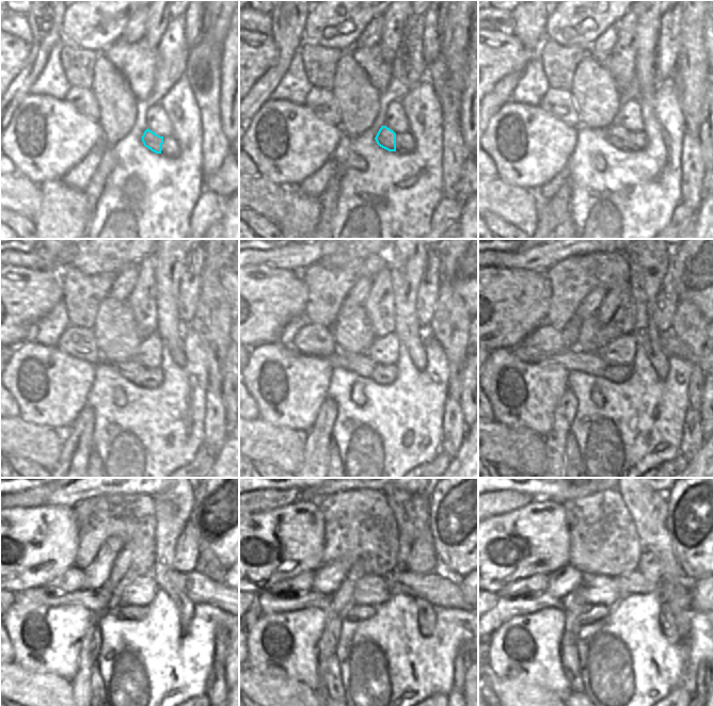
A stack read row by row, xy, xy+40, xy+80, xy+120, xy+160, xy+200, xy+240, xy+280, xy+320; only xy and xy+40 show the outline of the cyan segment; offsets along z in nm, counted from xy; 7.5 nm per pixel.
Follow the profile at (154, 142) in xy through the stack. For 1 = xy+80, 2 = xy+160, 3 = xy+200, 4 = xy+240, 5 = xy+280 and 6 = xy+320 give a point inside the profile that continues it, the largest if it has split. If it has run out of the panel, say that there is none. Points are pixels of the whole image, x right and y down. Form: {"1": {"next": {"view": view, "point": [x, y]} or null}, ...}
{"1": {"next": {"view": "xy+80", "point": [618, 135]}}, "2": {"next": {"view": "xy+160", "point": [360, 364]}}, "3": {"next": {"view": "xy+200", "point": [592, 363]}}, "4": {"next": {"view": "xy+240", "point": [95, 600]}}, "5": {"next": {"view": "xy+280", "point": [267, 604]}}, "6": {"next": {"view": "xy+320", "point": [505, 609]}}}

